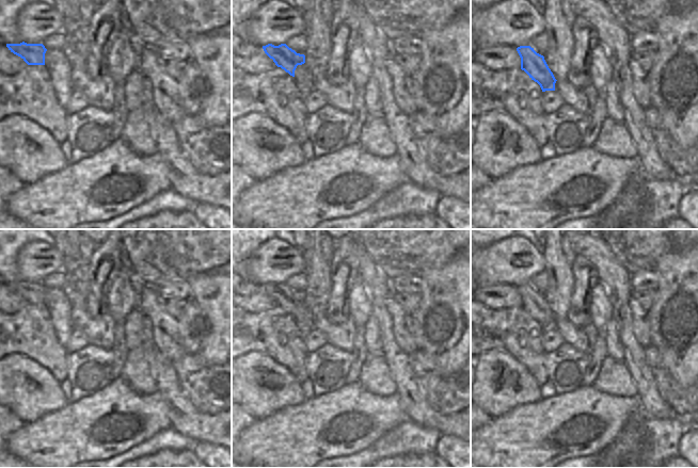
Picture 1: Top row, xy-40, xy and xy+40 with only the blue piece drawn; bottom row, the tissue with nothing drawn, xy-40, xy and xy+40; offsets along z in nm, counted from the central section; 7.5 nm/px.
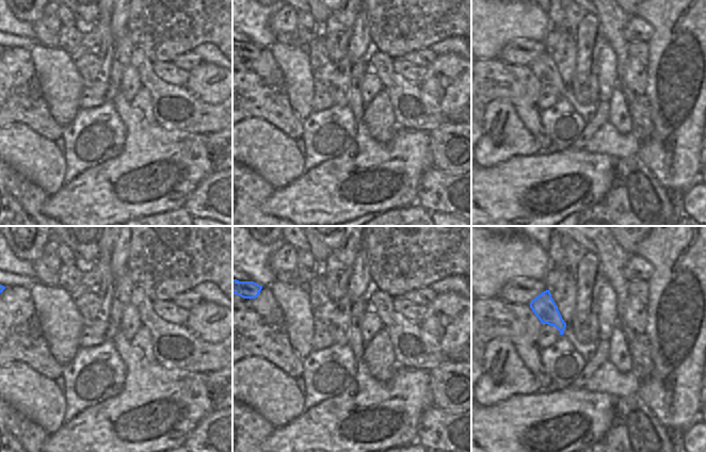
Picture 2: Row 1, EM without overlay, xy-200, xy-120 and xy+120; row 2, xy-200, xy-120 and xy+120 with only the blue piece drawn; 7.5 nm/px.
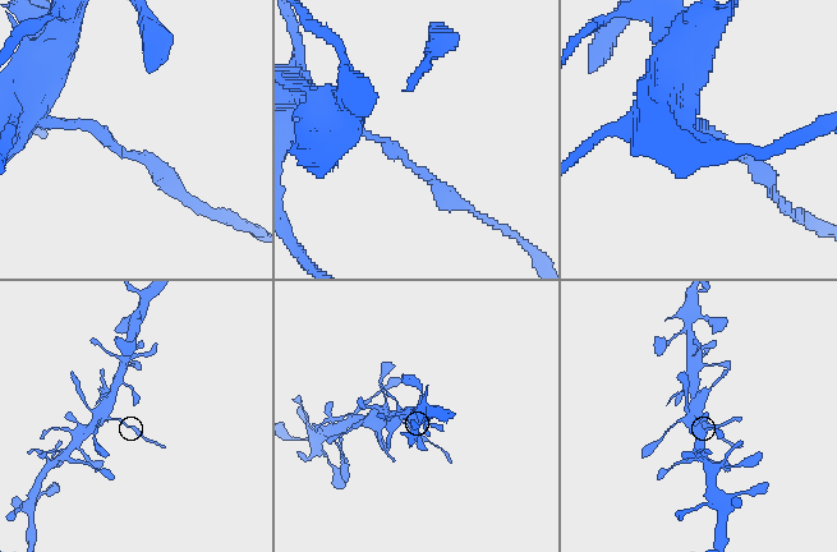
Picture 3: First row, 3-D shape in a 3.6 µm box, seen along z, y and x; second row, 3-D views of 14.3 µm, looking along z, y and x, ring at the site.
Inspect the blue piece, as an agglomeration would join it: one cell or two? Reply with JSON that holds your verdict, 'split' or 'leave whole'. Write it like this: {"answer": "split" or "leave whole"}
{"answer": "split"}

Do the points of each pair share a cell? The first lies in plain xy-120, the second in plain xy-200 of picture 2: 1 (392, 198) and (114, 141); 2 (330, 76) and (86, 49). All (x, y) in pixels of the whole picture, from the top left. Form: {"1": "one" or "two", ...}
{"1": "two", "2": "one"}

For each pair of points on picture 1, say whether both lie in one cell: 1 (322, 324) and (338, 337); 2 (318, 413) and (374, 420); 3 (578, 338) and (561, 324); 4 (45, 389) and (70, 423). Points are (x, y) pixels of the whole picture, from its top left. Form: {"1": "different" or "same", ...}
{"1": "same", "2": "same", "3": "same", "4": "different"}

